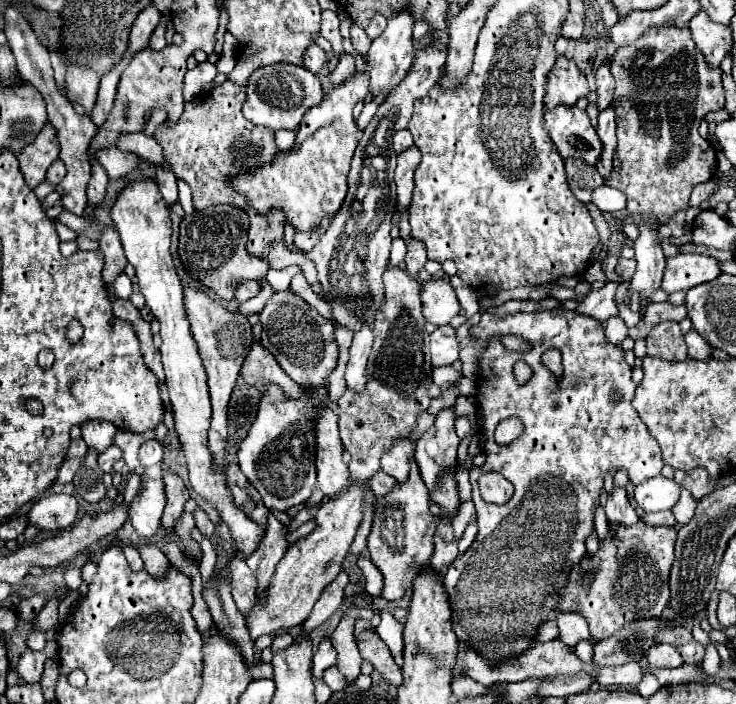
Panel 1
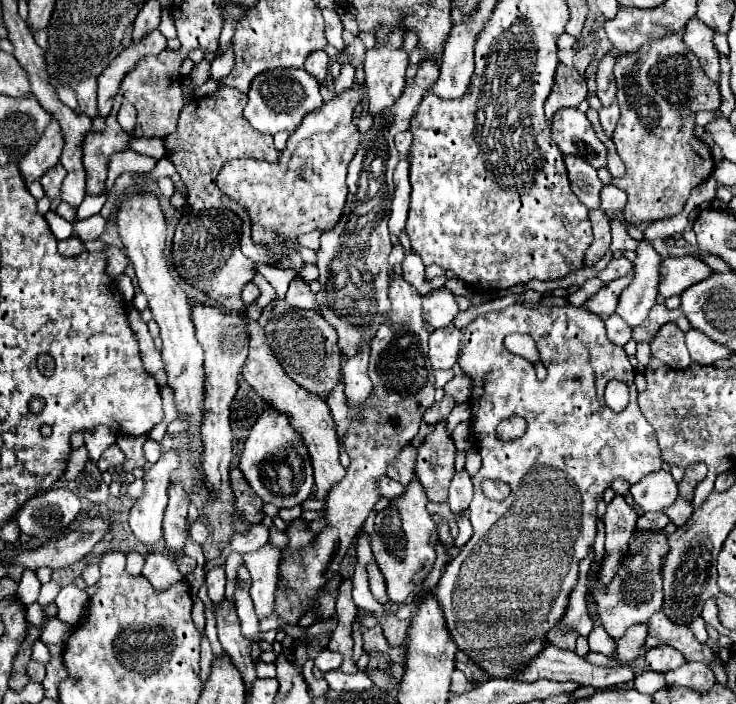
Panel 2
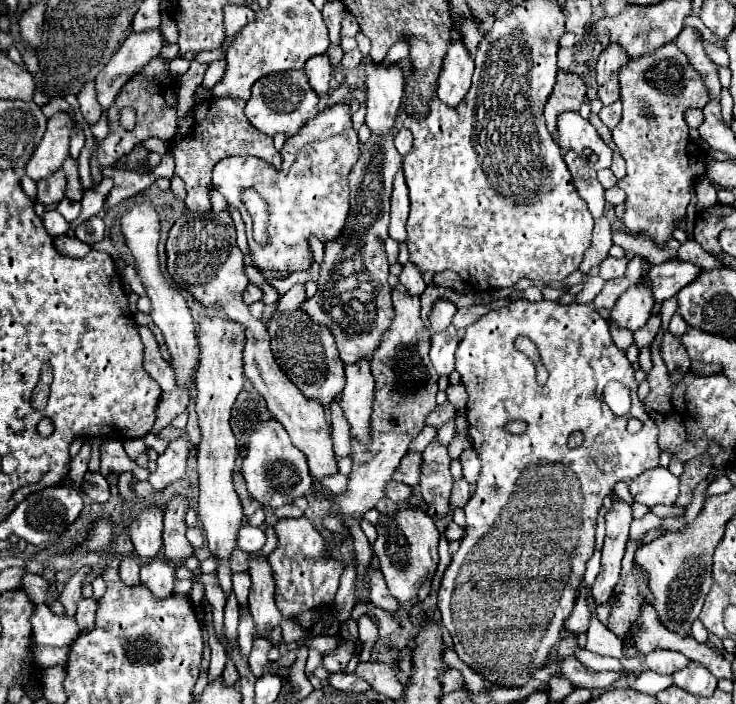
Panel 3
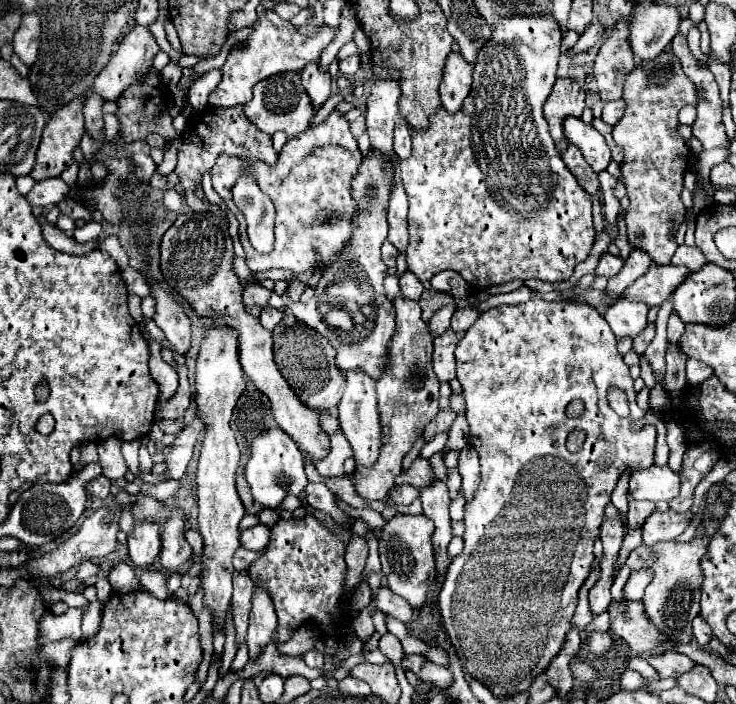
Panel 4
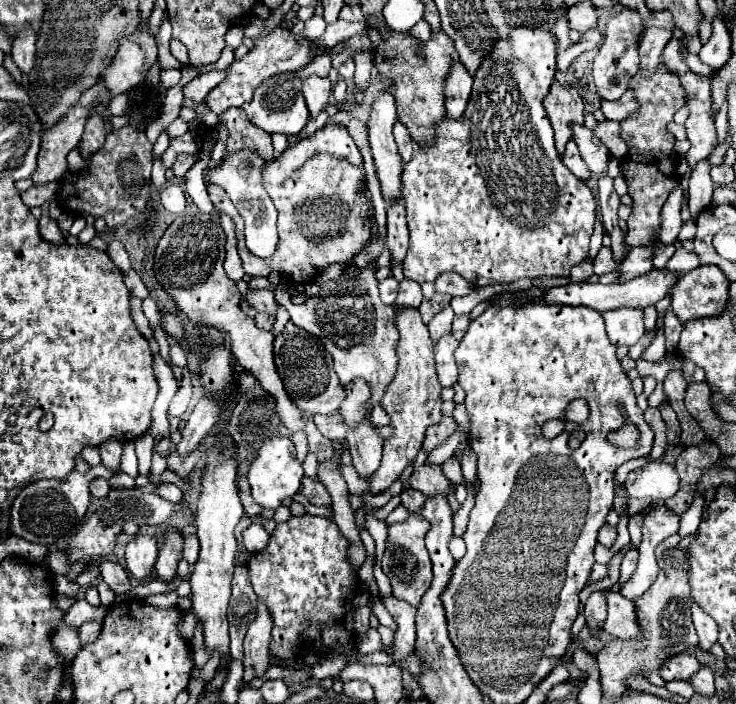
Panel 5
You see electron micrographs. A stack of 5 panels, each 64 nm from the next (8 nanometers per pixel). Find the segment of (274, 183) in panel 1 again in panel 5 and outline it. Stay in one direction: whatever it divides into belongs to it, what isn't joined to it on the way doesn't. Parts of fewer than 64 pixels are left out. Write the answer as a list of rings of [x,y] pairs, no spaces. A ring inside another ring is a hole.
[[[330,124],[308,140],[300,140],[294,148],[286,148],[280,158],[264,168],[264,188],[278,210],[280,236],[278,248],[268,260],[252,256],[244,246],[244,220],[236,206],[232,206],[228,194],[218,188],[208,188],[212,204],[236,224],[242,268],[252,278],[268,278],[272,272],[278,272],[294,284],[312,284],[328,264],[350,260],[370,240],[370,202],[364,196],[362,154],[344,126]]]

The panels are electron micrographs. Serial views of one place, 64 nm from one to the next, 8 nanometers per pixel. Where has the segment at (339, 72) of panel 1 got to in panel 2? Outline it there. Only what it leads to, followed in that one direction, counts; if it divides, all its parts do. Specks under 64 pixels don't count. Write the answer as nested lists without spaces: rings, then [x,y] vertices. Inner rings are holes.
[[[342,64],[342,72],[340,76],[334,80],[334,90],[336,94],[342,94],[346,90],[352,90],[354,88],[354,66],[352,64]]]

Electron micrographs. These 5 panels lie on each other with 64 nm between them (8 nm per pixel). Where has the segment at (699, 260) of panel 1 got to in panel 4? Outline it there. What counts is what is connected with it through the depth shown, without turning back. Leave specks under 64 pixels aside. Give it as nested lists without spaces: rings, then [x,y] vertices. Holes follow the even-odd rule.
[[[650,266],[650,270],[640,276],[632,286],[628,286],[618,300],[642,302],[646,306],[660,306],[676,286],[690,274],[690,270],[682,266]]]

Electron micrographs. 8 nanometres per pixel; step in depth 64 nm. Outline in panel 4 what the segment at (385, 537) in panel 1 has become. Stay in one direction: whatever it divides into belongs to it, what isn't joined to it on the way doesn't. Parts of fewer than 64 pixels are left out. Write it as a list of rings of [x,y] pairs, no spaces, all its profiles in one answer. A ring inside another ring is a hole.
[[[400,514],[388,520],[382,528],[380,540],[380,562],[382,574],[388,578],[388,588],[406,598],[412,608],[420,608],[426,600],[430,584],[434,580],[434,562],[432,562],[432,520],[424,518],[424,514]]]

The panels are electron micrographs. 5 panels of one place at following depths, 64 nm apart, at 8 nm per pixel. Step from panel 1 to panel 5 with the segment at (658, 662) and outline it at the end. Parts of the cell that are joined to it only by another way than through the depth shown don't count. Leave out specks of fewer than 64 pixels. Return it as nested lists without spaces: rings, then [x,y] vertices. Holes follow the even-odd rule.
[[[684,652],[684,654],[678,654],[676,658],[670,658],[662,670],[660,670],[660,676],[670,682],[670,680],[688,680],[692,678],[698,670],[702,668],[702,664],[698,662],[698,658],[692,654],[692,652]]]

